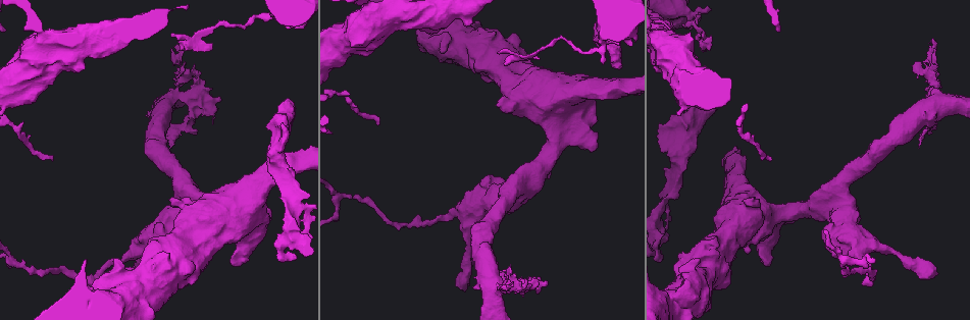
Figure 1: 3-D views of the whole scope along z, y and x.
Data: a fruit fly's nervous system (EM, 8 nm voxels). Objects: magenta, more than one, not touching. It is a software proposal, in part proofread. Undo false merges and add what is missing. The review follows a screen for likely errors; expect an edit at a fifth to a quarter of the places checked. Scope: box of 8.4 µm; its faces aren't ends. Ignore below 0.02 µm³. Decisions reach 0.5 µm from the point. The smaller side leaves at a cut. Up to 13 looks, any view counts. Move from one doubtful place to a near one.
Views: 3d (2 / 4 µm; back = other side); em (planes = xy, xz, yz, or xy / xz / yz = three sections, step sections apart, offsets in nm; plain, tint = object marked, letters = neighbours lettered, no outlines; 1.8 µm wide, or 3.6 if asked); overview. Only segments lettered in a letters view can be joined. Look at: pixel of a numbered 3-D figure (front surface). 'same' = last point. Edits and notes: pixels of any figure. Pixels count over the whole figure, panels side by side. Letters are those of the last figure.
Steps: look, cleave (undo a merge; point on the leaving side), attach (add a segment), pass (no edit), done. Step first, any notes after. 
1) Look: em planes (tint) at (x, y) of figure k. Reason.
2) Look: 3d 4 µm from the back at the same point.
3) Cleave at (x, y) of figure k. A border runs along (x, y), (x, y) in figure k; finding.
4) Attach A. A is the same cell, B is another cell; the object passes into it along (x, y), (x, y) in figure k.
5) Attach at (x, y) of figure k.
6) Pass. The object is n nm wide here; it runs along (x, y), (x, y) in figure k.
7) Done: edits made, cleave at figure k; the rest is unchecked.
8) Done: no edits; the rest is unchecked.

Look: em 3.6 µm planes (tint) at (525, 99) of figure 1. Calibre changes.

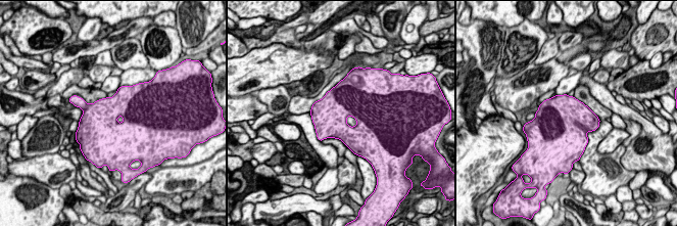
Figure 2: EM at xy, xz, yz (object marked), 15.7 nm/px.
Look: em 3.6 µm planes (letters) at the same point. What lies round it.

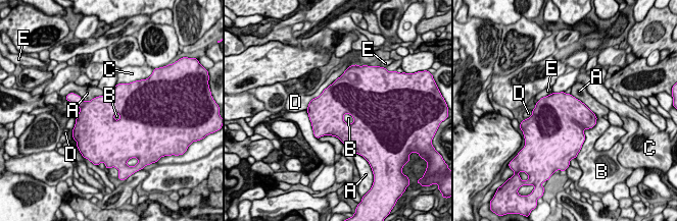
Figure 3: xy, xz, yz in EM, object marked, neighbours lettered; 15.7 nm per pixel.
Pass. A, B, C, D and E are other cells; a border runs along (597, 118), (584, 130), (582, 144) in figure 3; all the same cell.

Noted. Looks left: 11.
Look: 3d 2 µm at (617, 67) of figure 1.

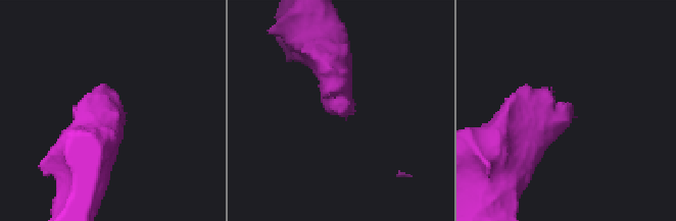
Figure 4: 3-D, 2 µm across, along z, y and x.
Look: em planes (tint) at (572, 107) of figure 4.

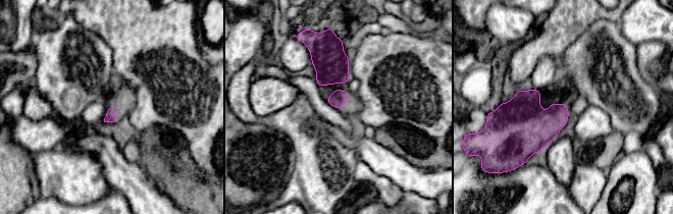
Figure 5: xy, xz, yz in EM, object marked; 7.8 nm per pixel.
Look: em planes (letters) at the same point.

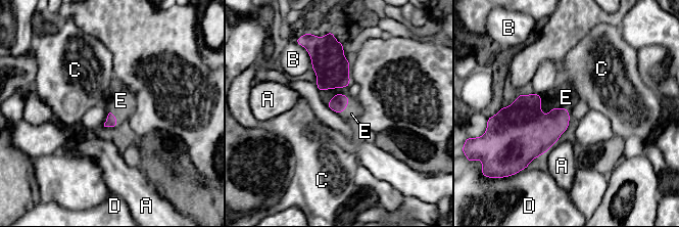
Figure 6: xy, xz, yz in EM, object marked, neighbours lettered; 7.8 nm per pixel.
Attach E. E is the same cell, A, B, C and D are other cells; the object passes into it along (534, 132), (554, 107), (566, 97) in figure 6; the cell continues.

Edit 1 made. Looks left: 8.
Look: 3d 4 µm at (700, 36) of figure 1. Thin end.

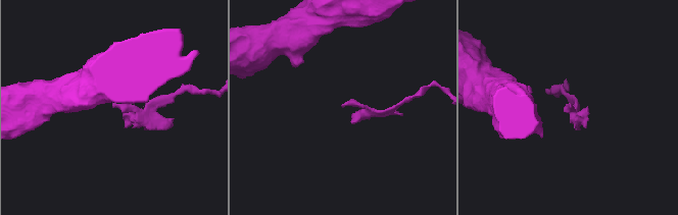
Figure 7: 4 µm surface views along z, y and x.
Look: em 3.6 µm yz step 8 (tint) at (570, 105) of figure 7.

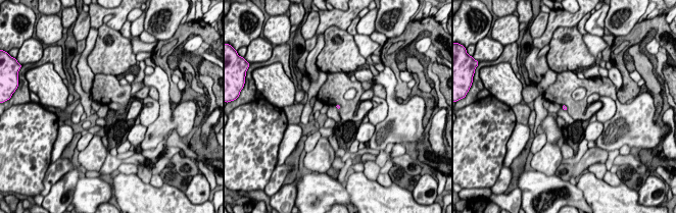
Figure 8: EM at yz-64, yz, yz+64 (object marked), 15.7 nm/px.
Look: em 3.6 µm planes (letters) at the same point. Another direction.

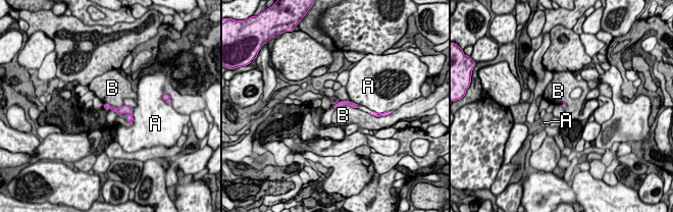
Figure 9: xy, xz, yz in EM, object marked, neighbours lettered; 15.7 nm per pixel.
Pass. A and B are other cells; a border runs along (334, 108), (350, 105), (358, 109) in figure 9; none of them fits.

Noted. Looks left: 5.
Look: em xz step 8 (tint) at (917, 61) of figure 1. An open end.

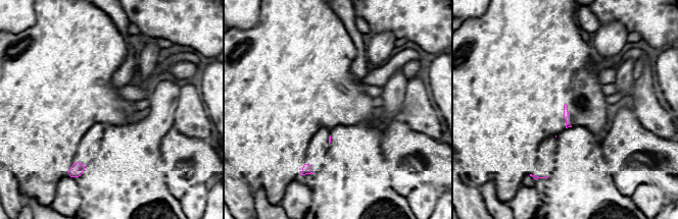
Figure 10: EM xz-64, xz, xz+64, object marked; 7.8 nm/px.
Look: em xy step 4 (letters) at the same point.

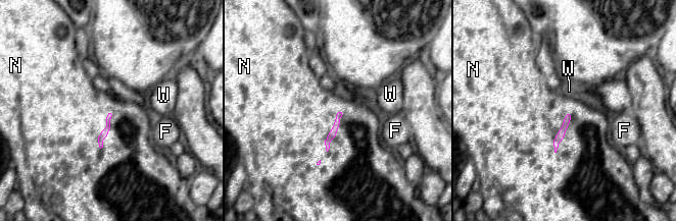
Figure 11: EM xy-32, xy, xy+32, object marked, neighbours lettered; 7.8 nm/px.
Pass. F, N and W are other cells; no lettered segment goes on from it.

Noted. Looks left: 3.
Done: edits made, attach at figure 6; the rest is unchecked.

